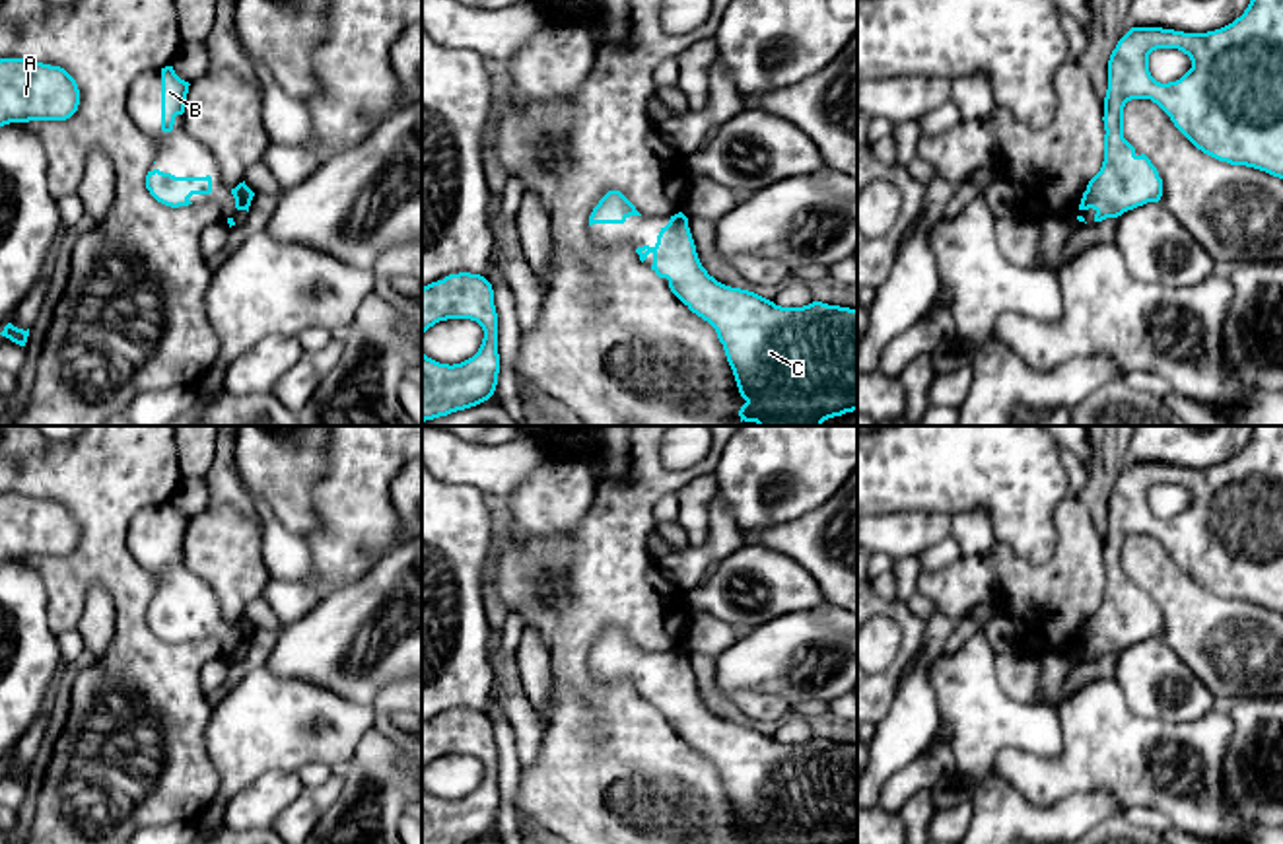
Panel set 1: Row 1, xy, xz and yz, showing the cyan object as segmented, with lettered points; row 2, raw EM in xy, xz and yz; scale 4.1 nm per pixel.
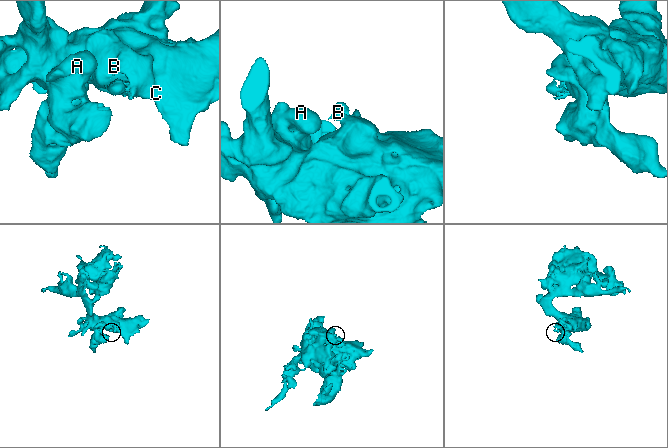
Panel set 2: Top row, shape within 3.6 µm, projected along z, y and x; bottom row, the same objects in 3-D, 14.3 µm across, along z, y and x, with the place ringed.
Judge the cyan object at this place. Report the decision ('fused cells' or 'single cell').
single cell

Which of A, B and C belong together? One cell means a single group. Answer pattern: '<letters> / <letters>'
A B C

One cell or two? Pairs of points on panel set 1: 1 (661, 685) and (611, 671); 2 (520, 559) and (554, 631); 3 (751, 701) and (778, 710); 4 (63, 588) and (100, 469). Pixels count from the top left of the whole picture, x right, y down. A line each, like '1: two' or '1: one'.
1: one
2: one
3: one
4: one

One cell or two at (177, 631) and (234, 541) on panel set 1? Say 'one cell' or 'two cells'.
two cells

